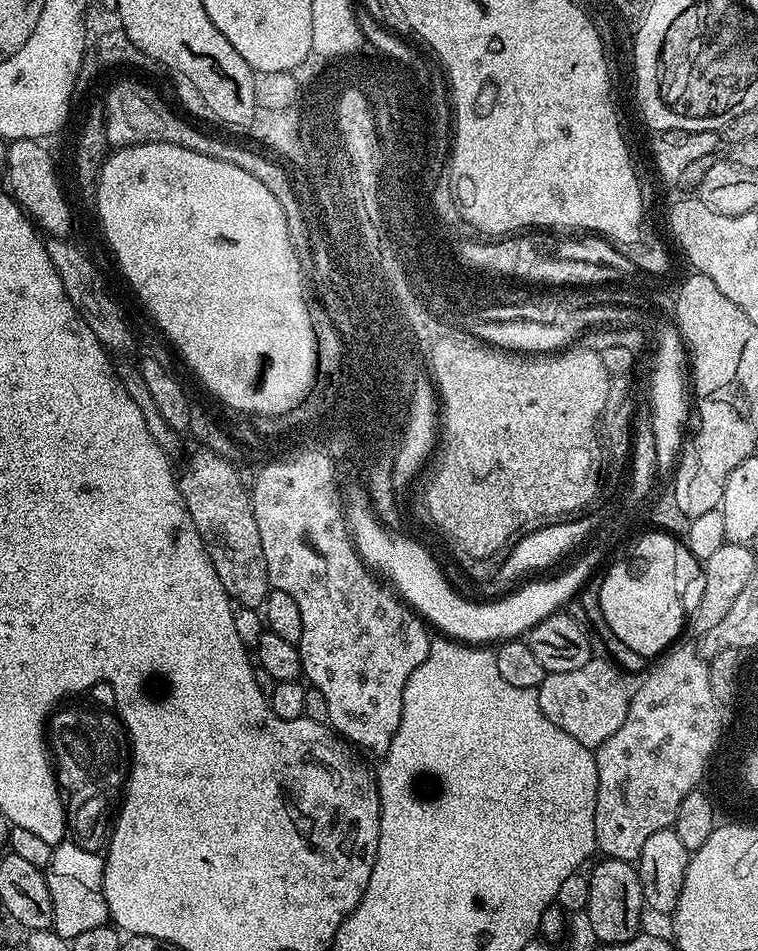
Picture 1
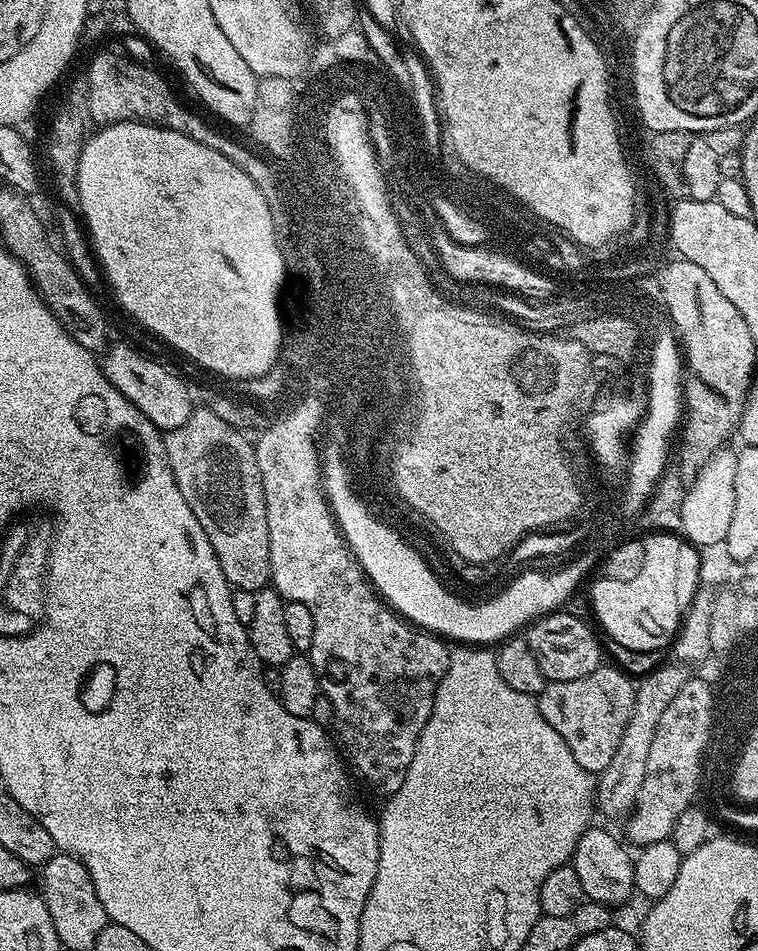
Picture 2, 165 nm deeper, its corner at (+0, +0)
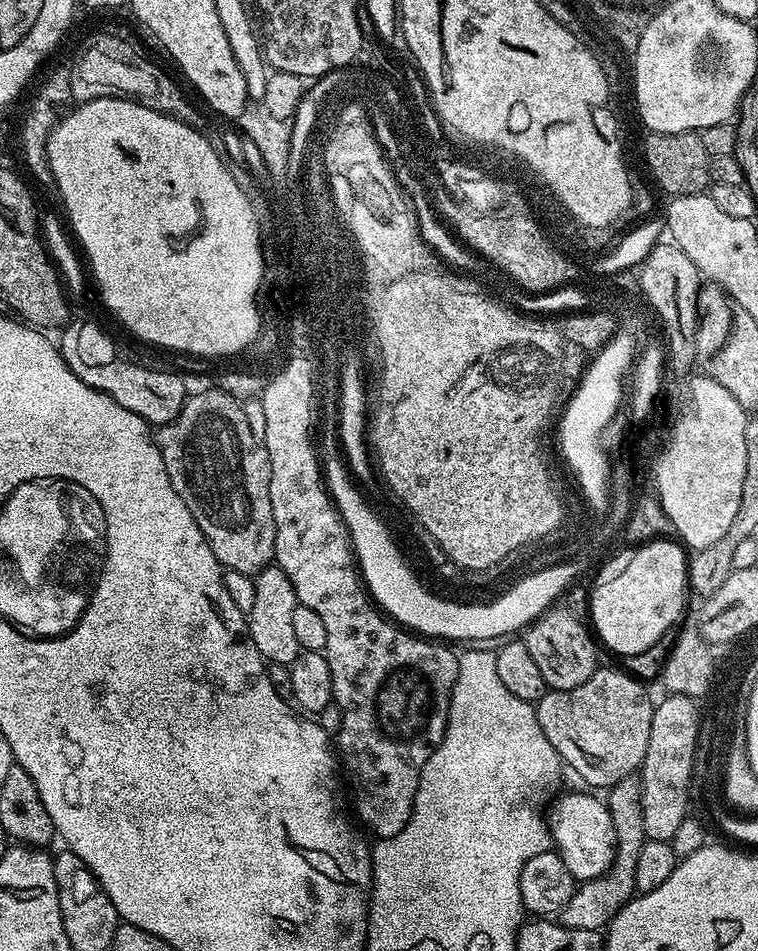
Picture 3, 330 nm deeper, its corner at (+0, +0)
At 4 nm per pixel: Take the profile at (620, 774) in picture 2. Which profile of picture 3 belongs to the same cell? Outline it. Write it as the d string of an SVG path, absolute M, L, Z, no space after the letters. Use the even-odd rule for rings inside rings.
M624 777L612 785L606 794L606 803L614 822L614 838L616 853L612 864L601 876L593 880L585 880L576 889L576 893L566 902L561 910L558 922L574 930L590 930L599 933L607 929L609 922L626 906L633 896L637 895L634 882L634 870L638 866L638 854L646 839L644 834L644 819L641 818L640 788L633 777Z

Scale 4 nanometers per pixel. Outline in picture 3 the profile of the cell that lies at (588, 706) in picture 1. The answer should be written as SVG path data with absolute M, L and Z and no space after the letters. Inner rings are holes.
M604 666L597 667L595 674L590 678L586 678L586 682L582 682L582 686L574 686L570 690L562 690L561 692L555 690L545 691L542 699L535 701L534 707L536 710L536 717L538 718L538 726L542 726L542 734L546 734L546 738L550 738L550 746L554 746L554 750L559 754L561 761L565 765L568 764L585 780L587 787L592 790L608 790L612 785L618 783L624 777L631 777L633 773L639 769L640 765L644 763L644 755L646 754L646 746L650 742L650 722L652 721L652 710L654 707L654 700L648 697L648 692L643 683L637 677L629 674L627 671L616 668L604 668Z

